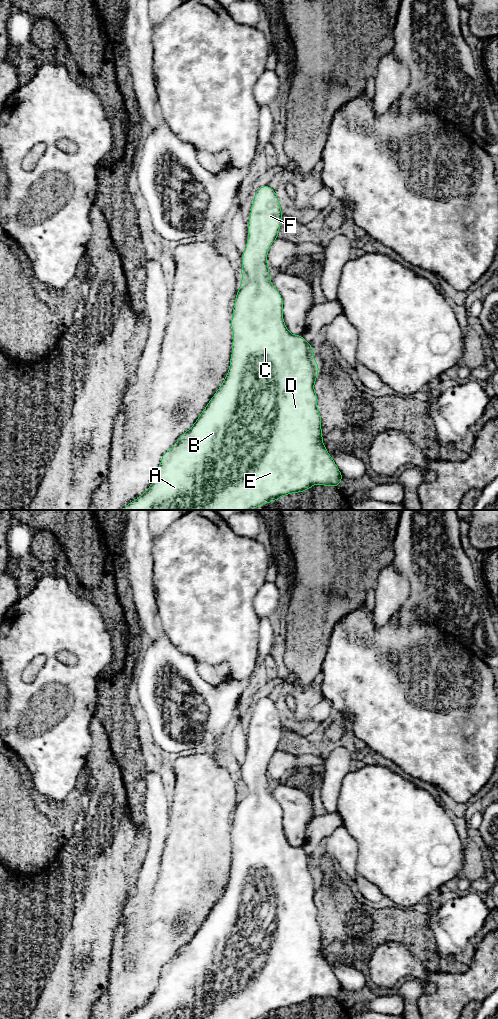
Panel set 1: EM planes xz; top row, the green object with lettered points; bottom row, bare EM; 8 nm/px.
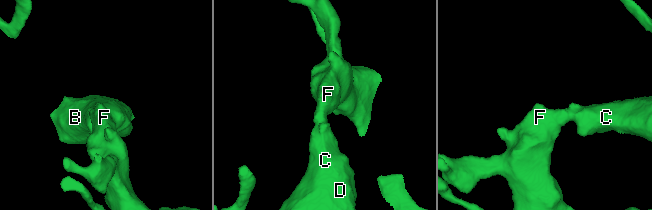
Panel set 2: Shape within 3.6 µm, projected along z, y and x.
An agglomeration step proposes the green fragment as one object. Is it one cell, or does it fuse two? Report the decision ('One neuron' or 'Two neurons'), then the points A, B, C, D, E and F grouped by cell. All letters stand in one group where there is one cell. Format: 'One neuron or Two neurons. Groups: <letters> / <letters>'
One neuron. Groups: A B C D E F

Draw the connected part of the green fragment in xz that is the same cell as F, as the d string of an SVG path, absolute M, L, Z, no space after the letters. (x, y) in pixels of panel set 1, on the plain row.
M268 697L260 699L256 703L252 714L250 731L248 733L248 752L246 761L242 765L242 794L236 806L231 831L233 853L228 885L222 897L210 911L193 938L184 944L174 958L162 967L158 985L149 1000L125 1019L258 1019L262 1016L276 1013L284 1007L307 1003L316 996L338 1000L339 995L342 993L343 987L323 956L321 927L317 920L318 909L314 902L319 876L313 869L313 858L302 847L293 847L286 840L283 831L283 811L268 788L267 766L272 755L278 750L282 726L279 711L274 701Z

